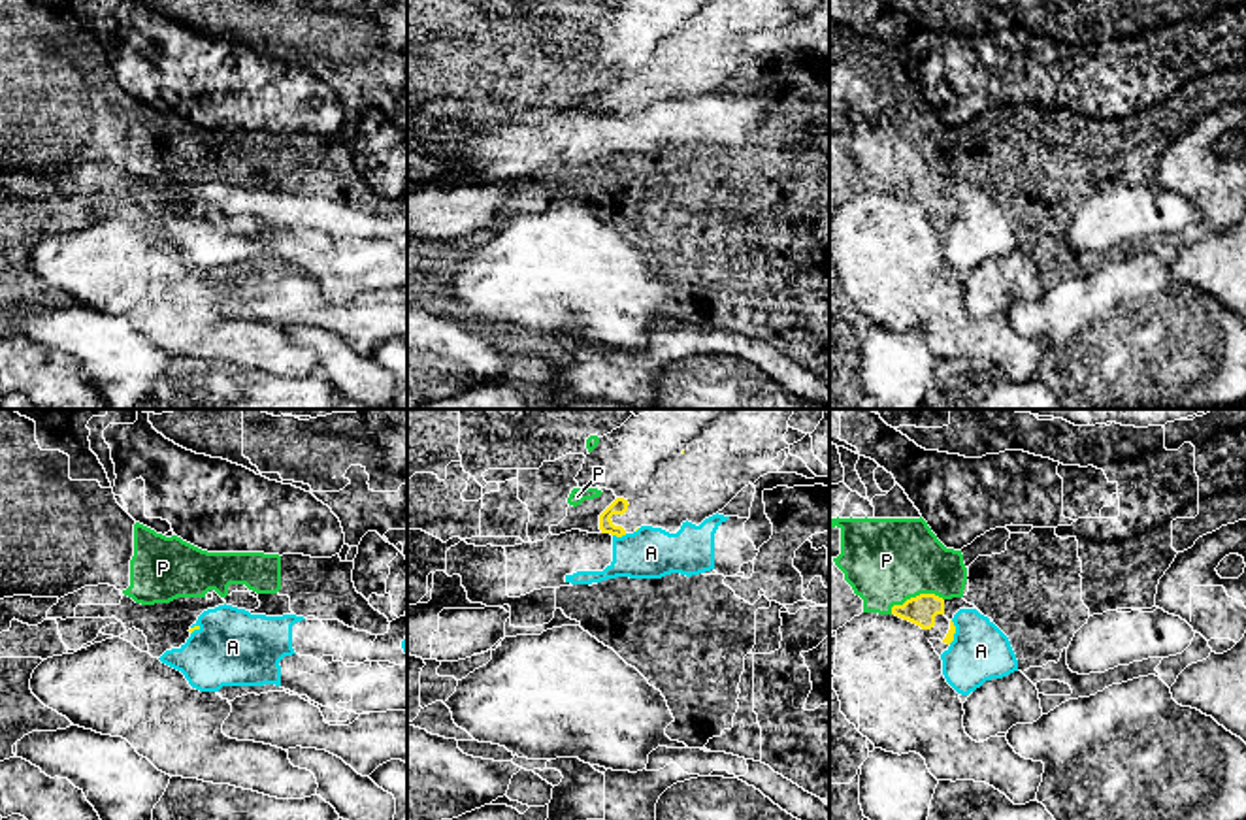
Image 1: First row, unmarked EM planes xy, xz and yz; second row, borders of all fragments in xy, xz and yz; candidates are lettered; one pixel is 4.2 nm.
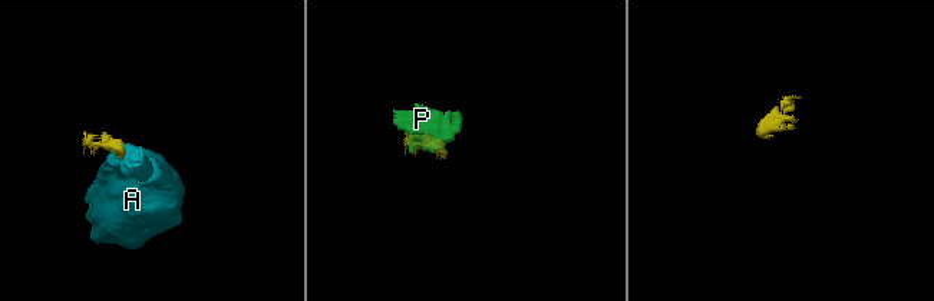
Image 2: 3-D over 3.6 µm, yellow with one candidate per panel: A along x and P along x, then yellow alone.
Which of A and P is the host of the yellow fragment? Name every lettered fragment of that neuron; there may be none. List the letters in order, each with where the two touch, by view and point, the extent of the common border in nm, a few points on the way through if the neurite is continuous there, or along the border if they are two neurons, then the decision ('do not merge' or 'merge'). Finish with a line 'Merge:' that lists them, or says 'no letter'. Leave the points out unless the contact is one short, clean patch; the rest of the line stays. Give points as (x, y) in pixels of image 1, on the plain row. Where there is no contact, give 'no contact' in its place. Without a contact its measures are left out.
A: meets yellow in xz at (619, 114); contact 60 nm long; border along xz (626, 112), (613, 114); do not merge
P: meets yellow in yz at (917, 174); contact 240 nm long; merge
Merge: P

